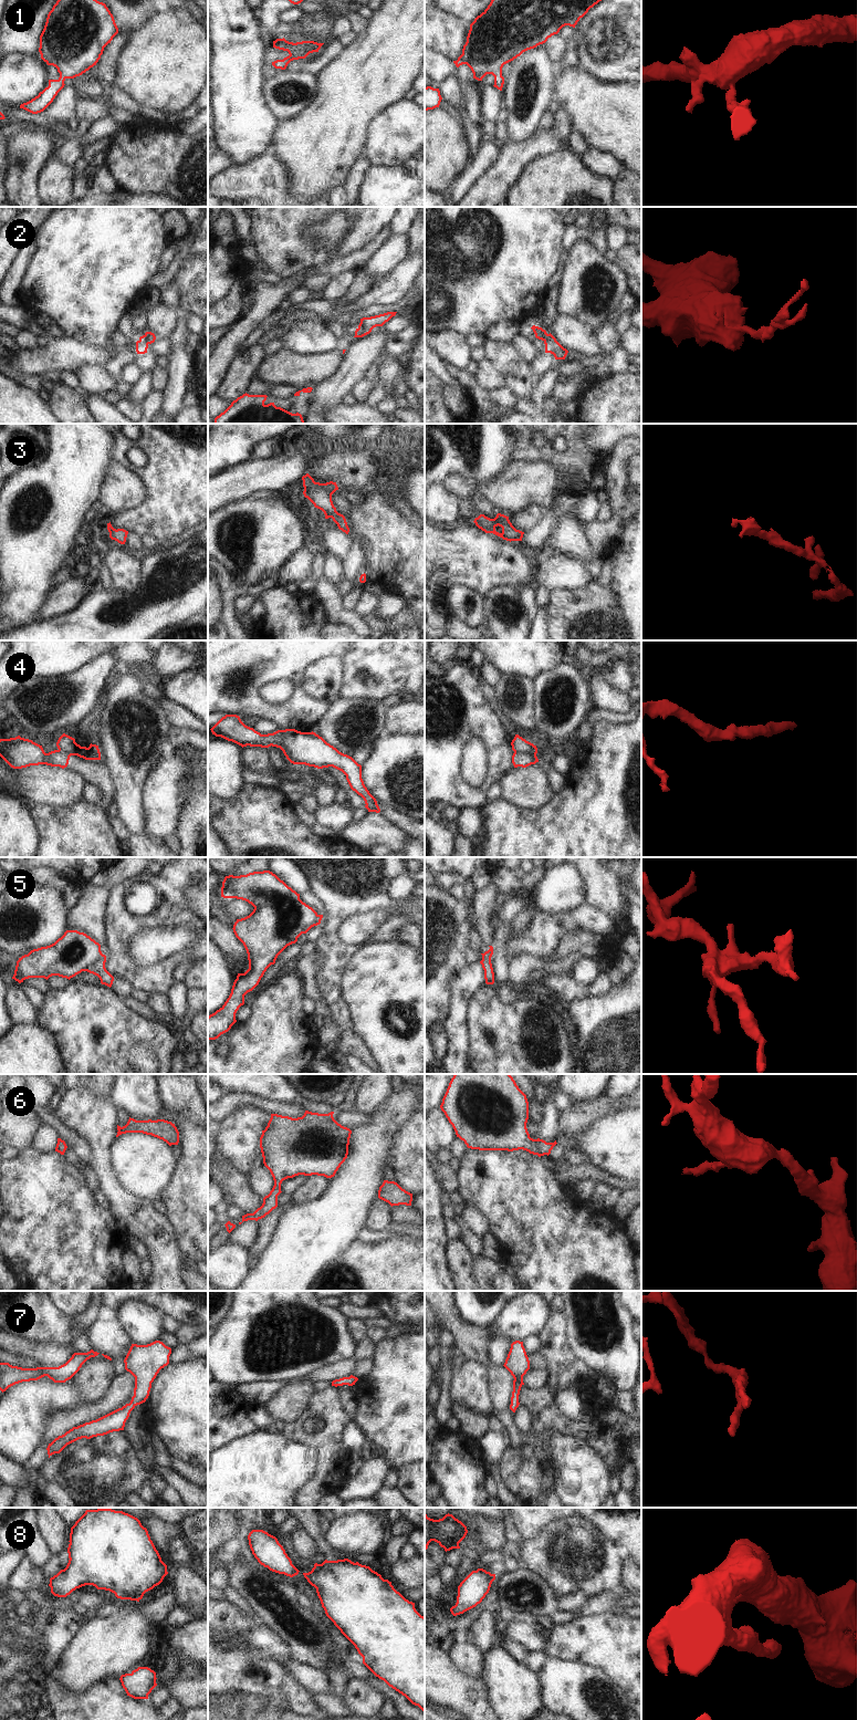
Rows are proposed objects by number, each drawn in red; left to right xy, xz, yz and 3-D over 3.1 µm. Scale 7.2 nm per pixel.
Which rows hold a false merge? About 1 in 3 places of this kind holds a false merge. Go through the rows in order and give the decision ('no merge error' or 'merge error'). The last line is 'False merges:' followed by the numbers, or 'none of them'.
1: no merge error
2: no merge error
3: no merge error
4: merge error
5: merge error
6: no merge error
7: no merge error
8: no merge error
False merges: 4, 5

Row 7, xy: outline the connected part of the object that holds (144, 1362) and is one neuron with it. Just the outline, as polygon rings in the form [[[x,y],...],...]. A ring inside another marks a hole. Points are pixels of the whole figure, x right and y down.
[[[160,1341],[147,1345],[132,1344],[125,1359],[125,1369],[135,1377],[134,1396],[129,1404],[118,1408],[96,1420],[73,1427],[64,1435],[49,1443],[46,1450],[49,1458],[60,1453],[67,1445],[82,1439],[104,1436],[113,1431],[124,1430],[130,1411],[146,1401],[149,1396],[151,1383],[161,1368],[169,1364],[171,1348]]]

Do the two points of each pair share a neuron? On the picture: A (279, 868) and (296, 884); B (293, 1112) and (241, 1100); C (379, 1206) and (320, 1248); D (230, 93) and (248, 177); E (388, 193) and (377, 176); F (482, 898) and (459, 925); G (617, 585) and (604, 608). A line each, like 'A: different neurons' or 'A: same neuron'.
A: same neuron
B: same neuron
C: different neurons
D: different neurons
E: same neuron
F: different neurons
G: different neurons

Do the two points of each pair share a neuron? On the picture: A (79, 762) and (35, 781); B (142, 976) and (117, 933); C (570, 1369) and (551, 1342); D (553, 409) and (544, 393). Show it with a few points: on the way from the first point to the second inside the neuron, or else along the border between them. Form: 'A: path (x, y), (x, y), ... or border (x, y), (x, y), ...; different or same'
A: border (42, 763), (68, 767), (75, 770), (85, 781); different
B: path (131, 968), (117, 955), (117, 944); same
C: path (563, 1363), (555, 1348); same
D: border (550, 394), (544, 399), (541, 412); different

